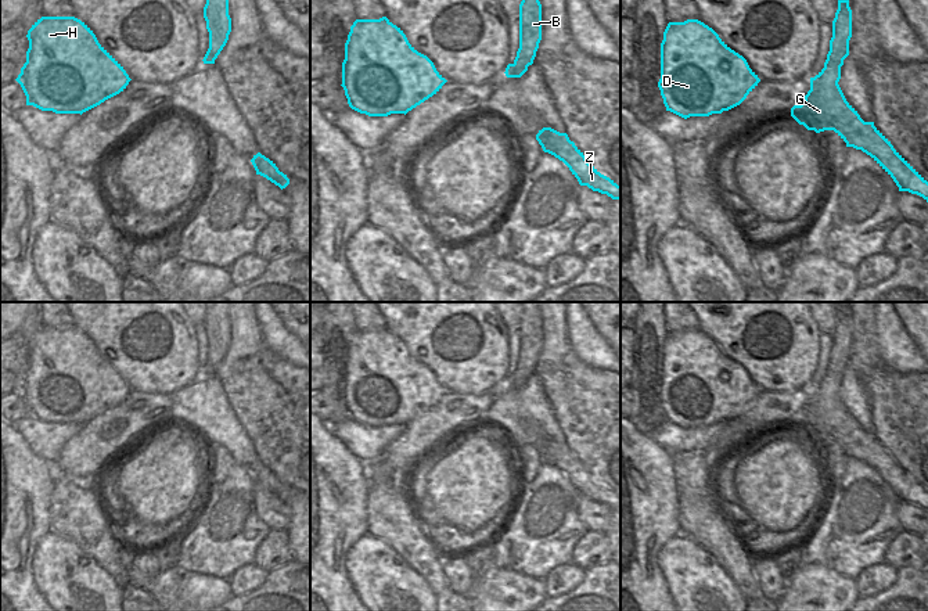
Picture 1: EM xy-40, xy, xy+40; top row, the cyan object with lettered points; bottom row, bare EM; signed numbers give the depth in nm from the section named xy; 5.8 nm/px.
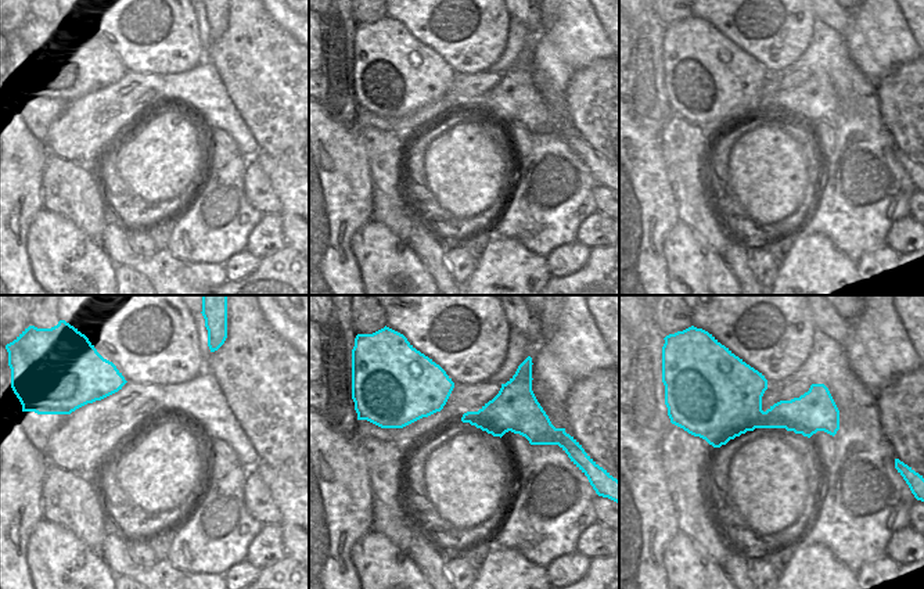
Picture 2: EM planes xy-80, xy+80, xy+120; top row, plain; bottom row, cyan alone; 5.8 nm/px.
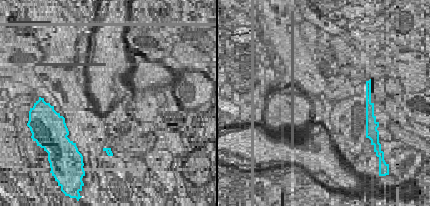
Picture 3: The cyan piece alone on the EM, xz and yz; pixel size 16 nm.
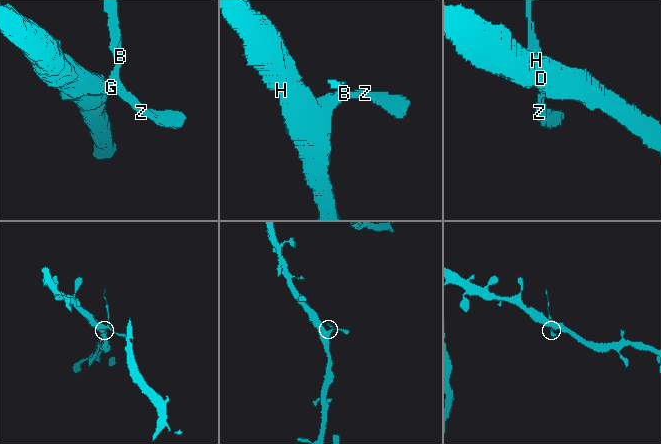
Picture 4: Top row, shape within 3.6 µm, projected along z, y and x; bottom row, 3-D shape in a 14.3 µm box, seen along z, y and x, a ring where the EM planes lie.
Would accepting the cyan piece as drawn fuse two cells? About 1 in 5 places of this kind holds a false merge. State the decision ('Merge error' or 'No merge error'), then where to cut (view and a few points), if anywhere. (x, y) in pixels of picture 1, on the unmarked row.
Merge error. Split along xy+40 (824, 377), (835, 372), (840, 380).

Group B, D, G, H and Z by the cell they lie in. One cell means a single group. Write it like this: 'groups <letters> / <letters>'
groups B / D G H Z

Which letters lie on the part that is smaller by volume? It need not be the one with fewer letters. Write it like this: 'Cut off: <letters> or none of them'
Cut off: B

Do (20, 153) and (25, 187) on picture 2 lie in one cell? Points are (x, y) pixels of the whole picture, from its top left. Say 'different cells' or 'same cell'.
same cell

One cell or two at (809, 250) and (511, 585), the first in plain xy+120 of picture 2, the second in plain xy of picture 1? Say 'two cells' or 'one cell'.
one cell

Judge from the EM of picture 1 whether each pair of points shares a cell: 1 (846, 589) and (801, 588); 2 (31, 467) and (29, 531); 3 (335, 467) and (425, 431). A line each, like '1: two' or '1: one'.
1: one
2: one
3: two

